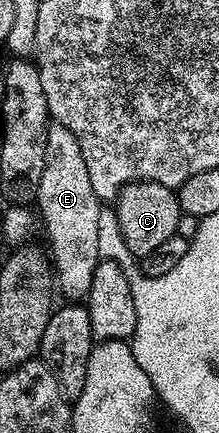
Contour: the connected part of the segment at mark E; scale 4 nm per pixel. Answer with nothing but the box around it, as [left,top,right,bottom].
[36,121,103,300]

